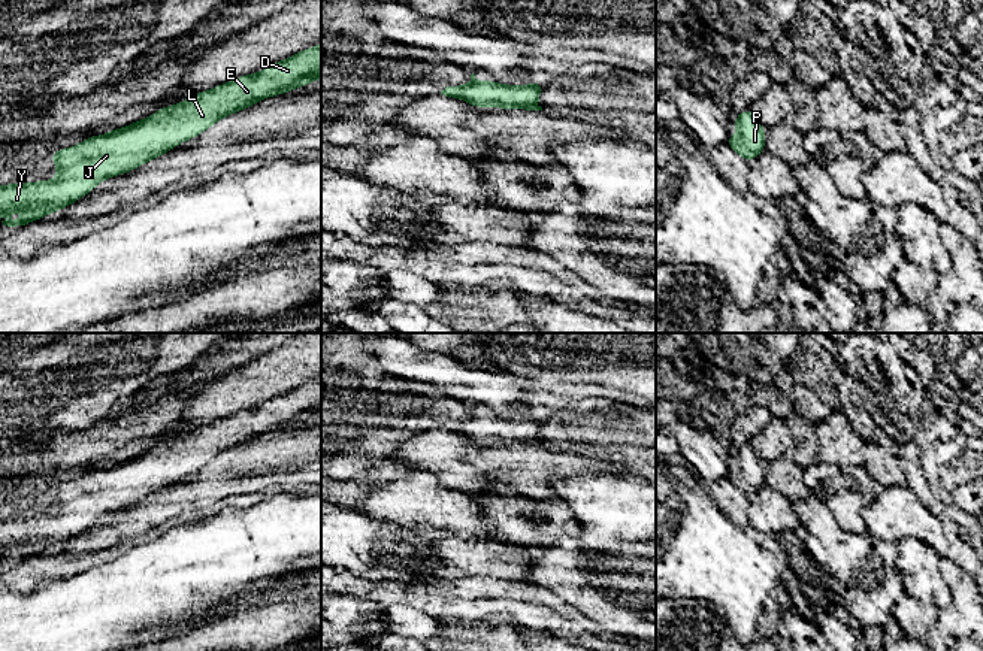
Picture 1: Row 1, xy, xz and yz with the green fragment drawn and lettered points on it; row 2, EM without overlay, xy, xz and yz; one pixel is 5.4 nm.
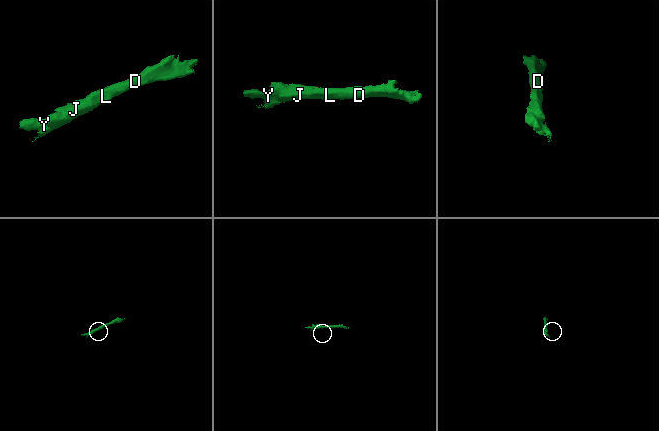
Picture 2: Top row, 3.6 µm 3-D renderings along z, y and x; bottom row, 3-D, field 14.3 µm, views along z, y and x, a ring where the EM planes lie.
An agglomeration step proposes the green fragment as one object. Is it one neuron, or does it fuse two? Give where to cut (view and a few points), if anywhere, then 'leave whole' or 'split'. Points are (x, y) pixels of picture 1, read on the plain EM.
no cut; leave whole

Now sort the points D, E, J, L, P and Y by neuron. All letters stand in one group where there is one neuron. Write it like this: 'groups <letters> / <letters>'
groups D E J L P Y

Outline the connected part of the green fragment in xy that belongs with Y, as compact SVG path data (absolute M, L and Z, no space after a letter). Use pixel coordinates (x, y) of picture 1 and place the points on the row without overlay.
M321 378L258 408L200 426L128 461L87 472L73 482L63 482L48 491L57 499L54 515L0 520L0 549L9 549L15 543L24 546L21 554L1 557L7 561L25 560L57 546L88 529L103 514L160 491L181 476L199 470L221 452L318 412Z

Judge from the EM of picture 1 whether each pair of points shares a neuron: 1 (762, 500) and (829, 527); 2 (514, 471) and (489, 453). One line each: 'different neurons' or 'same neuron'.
1: different neurons
2: same neuron

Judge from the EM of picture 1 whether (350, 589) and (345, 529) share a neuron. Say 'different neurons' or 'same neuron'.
same neuron

